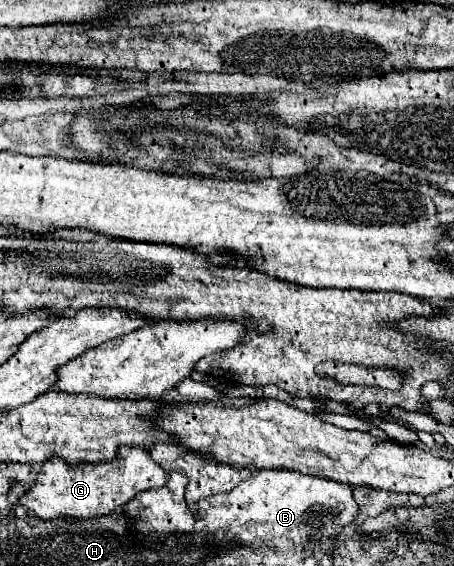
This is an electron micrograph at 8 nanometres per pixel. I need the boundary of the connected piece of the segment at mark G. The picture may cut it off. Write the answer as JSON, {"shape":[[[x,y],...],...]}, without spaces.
{"shape":[[[122,446],[118,458],[102,464],[68,466],[62,460],[48,460],[42,466],[42,474],[34,480],[32,488],[20,496],[20,504],[42,520],[60,516],[74,516],[80,520],[98,518],[128,504],[138,492],[150,488],[162,488],[168,474],[150,458],[150,454],[138,446]]]}

